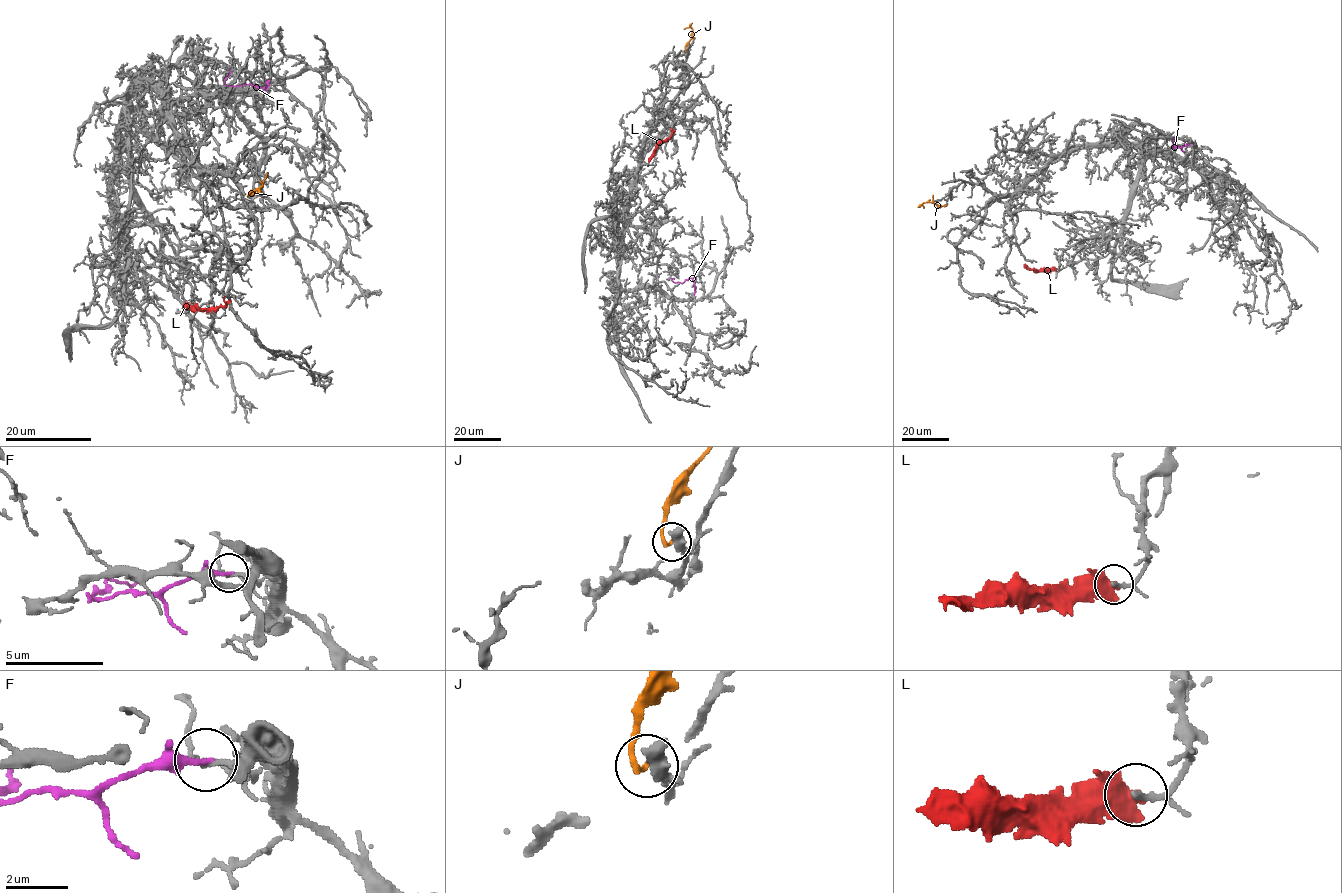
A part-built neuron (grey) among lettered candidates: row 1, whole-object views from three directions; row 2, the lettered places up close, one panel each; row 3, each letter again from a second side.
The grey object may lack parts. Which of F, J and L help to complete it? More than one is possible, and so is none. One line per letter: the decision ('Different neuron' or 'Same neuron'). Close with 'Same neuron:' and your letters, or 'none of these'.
F: Different neuron
J: Different neuron
L: Different neuron
Same neuron: none of these

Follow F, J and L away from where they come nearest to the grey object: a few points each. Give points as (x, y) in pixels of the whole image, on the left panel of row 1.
F: (265, 82), (269, 85), (227, 86), (224, 81), (230, 69)
J: (251, 190), (249, 192), (254, 192), (263, 185), (247, 196)
L: (184, 305), (218, 308), (226, 304), (224, 297)

